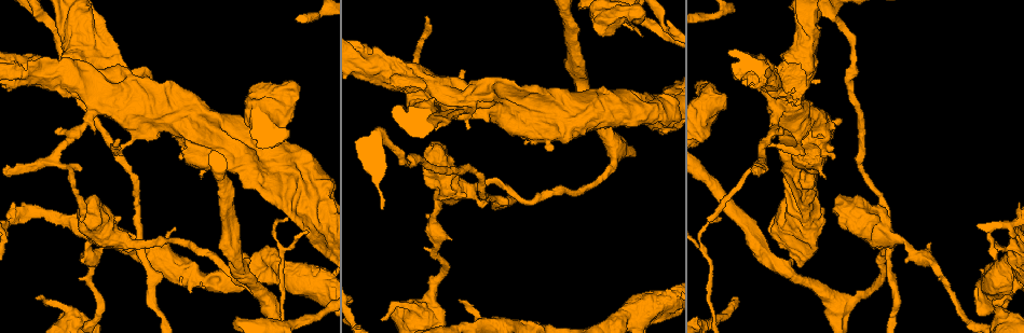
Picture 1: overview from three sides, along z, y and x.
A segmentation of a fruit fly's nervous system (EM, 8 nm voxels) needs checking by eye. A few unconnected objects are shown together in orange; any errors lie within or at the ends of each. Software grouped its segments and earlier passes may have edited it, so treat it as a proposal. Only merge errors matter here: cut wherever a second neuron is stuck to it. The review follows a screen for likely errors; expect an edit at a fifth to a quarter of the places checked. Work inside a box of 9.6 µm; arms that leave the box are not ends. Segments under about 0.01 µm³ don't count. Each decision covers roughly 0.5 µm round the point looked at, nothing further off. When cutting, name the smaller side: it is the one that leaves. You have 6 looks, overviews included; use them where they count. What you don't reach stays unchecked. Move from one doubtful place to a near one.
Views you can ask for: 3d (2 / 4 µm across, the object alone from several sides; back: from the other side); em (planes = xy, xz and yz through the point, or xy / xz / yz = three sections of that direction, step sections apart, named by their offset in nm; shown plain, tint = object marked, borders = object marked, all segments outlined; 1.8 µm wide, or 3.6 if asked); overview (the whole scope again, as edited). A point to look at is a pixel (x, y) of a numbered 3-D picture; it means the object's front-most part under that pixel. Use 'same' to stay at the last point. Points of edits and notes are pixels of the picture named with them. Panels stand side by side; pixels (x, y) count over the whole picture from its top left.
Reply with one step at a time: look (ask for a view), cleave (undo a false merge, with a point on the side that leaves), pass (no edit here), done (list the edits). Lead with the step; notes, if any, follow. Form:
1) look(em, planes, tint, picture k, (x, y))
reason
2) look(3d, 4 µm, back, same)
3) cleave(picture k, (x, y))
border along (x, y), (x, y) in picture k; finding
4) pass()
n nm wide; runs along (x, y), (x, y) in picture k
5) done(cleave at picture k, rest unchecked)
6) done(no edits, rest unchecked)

look(3d, 4 µm, picture 1, (71, 316))
thick turns thin

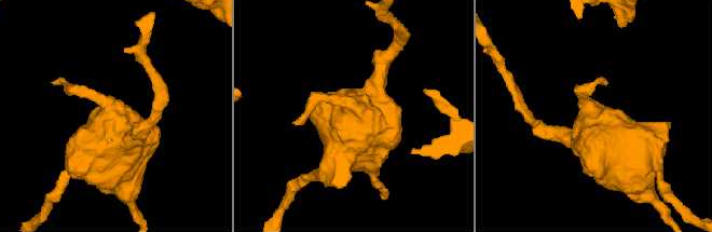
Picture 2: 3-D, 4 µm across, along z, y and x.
look(em, 3.6 µm, planes, tint, picture 2, (111, 113))

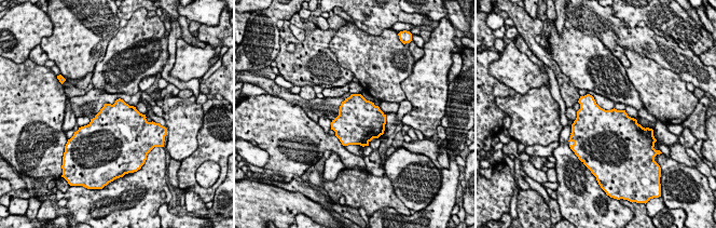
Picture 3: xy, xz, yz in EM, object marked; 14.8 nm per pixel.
pass()
550 nm wide; all the same neuron

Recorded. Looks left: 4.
look(em, 3.6 µm, xy, step 8, tint, picture 1, (107, 103))
abrupt turn

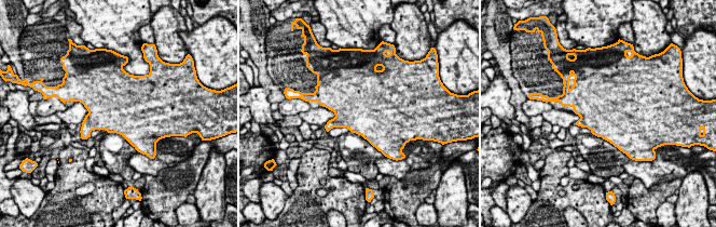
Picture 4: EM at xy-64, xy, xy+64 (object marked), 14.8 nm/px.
look(em, 3.6 µm, planes, tint, same)
cut it another way

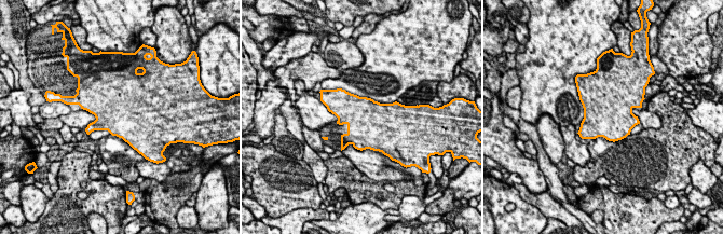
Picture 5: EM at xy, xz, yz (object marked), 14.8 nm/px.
pass()
700 nm wide; continuous, no second neuron

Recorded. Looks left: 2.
done(no edits, rest unchecked)

